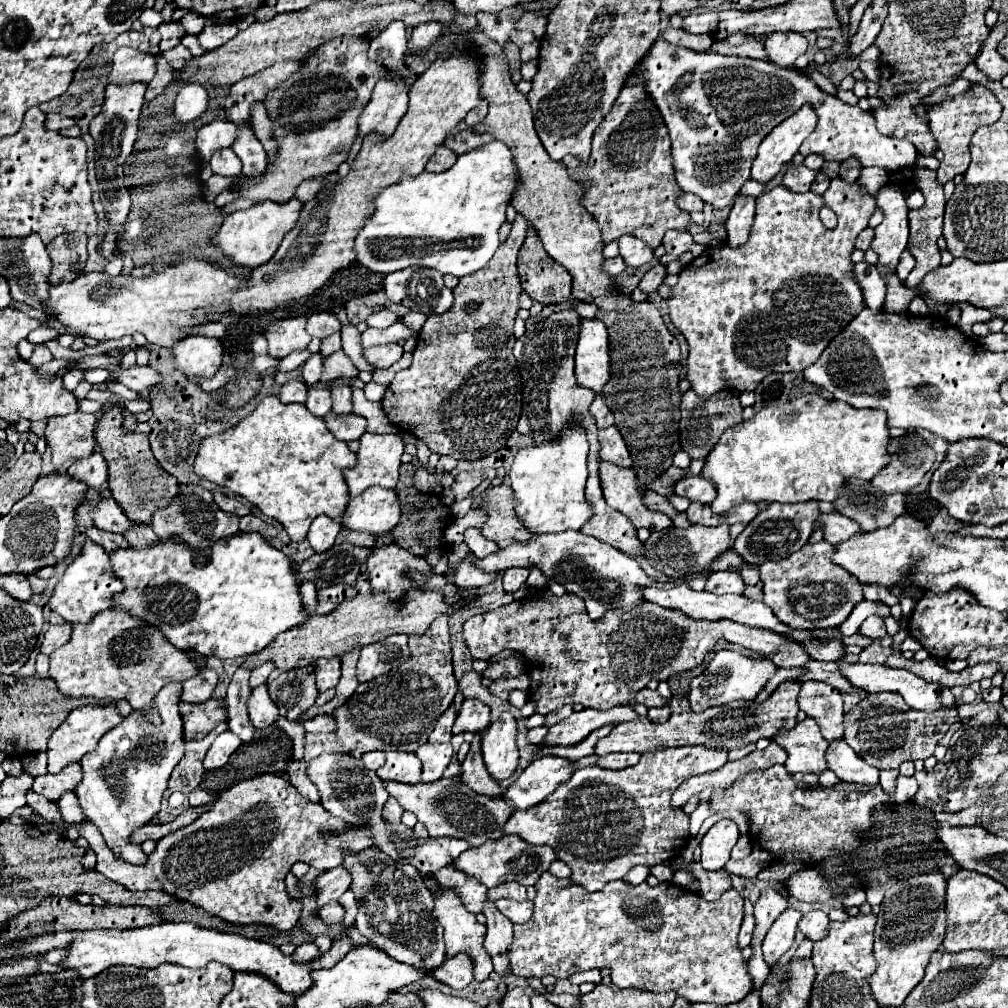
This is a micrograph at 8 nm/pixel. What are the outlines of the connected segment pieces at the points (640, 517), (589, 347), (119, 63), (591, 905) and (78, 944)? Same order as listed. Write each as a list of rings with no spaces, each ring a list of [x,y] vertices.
[[[600,460],[600,482],[608,506],[628,516],[634,528],[648,528],[650,532],[654,532],[672,526],[668,516],[660,512],[652,512],[644,506],[640,498],[640,490],[636,486],[634,470],[620,468],[616,464],[608,464]]]
[[[596,318],[582,320],[580,340],[576,348],[576,380],[580,386],[600,394],[610,376],[612,362],[608,330],[604,322]]]
[[[118,48],[110,82],[150,82],[156,74],[156,54],[140,48]]]
[[[542,874],[540,880],[536,882],[538,894],[534,900],[534,914],[526,924],[514,924],[514,942],[510,946],[508,958],[510,958],[510,966],[512,966],[512,974],[518,978],[539,978],[542,979],[548,974],[556,978],[570,978],[576,972],[584,972],[584,970],[592,970],[592,968],[608,968],[612,974],[612,982],[618,988],[638,988],[638,990],[650,990],[650,992],[676,992],[678,996],[684,996],[686,1000],[694,1002],[716,1002],[716,1004],[732,1004],[738,1002],[742,998],[746,998],[752,992],[752,976],[748,974],[748,962],[742,958],[742,950],[738,948],[738,932],[740,932],[740,924],[744,918],[744,910],[742,910],[742,896],[736,890],[728,890],[726,894],[722,894],[718,900],[708,902],[704,900],[700,894],[690,892],[686,888],[680,888],[672,882],[660,882],[658,886],[650,886],[646,882],[634,886],[628,884],[624,880],[616,880],[610,882],[608,886],[604,886],[600,892],[588,892],[582,886],[574,884],[572,880],[560,880],[556,876]]]
[[[164,922],[156,926],[142,926],[142,928],[128,928],[128,930],[88,930],[78,932],[78,938],[68,946],[70,954],[62,962],[68,970],[80,972],[82,978],[94,978],[96,974],[108,970],[110,966],[128,964],[138,968],[156,968],[164,962],[180,964],[186,968],[204,968],[210,962],[218,962],[228,966],[232,972],[252,972],[272,980],[282,992],[300,996],[312,986],[312,970],[318,968],[332,968],[338,960],[342,960],[350,950],[352,942],[348,930],[342,930],[340,936],[334,940],[332,948],[322,954],[314,962],[294,962],[292,956],[282,954],[282,950],[270,942],[260,942],[256,938],[246,938],[238,934],[226,934],[210,928],[202,928],[188,922]]]

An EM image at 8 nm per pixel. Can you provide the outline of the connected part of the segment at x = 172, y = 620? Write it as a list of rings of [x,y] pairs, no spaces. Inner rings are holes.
[[[250,532],[222,538],[208,550],[208,556],[206,564],[194,562],[192,550],[184,546],[180,538],[144,550],[116,550],[110,554],[110,562],[114,574],[128,586],[124,594],[116,596],[116,608],[128,610],[132,616],[140,620],[144,618],[144,622],[152,622],[176,648],[196,650],[204,656],[218,658],[256,654],[264,650],[276,634],[308,622],[308,612],[304,610],[300,594],[300,580],[294,574],[290,558],[270,546],[260,534]]]

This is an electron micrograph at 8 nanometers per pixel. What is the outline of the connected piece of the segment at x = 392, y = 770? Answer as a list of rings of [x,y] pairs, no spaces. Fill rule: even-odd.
[[[386,752],[386,764],[376,772],[382,780],[420,784],[420,760],[412,752]]]

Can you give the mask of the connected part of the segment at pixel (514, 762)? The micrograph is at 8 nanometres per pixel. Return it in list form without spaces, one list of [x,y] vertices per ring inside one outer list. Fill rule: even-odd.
[[[504,714],[484,730],[482,758],[488,774],[498,782],[516,772],[520,754],[516,748],[516,720],[510,714]]]

